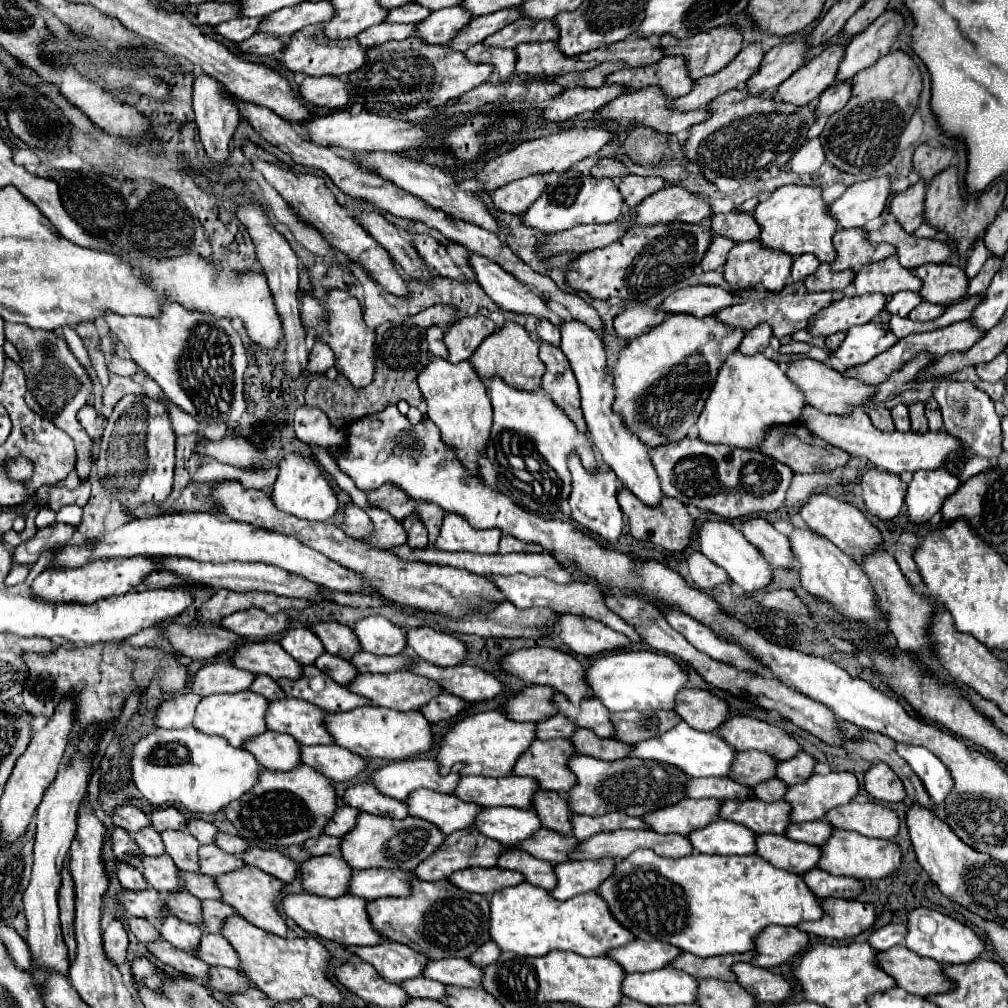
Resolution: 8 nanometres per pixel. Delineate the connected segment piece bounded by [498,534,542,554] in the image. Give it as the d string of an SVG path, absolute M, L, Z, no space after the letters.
M504 534L500 538L500 554L508 554L508 552L542 552L542 548L538 544L528 544L528 542L522 542L514 536L508 536Z

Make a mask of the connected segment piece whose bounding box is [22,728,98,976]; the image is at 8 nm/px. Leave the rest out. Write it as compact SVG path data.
M90 728L88 734L82 738L82 744L76 752L72 752L68 764L64 764L58 774L56 780L50 784L50 788L44 792L44 798L38 806L36 812L36 820L38 820L38 828L36 828L36 842L34 842L34 868L32 868L32 878L30 884L22 896L24 902L24 914L28 920L28 934L26 934L26 942L32 950L34 956L34 964L38 964L40 968L46 970L54 970L60 974L68 976L68 950L66 944L62 940L62 932L60 932L60 920L58 920L58 890L60 890L60 870L64 868L64 860L68 856L70 850L70 842L76 834L76 812L80 806L80 800L86 794L86 786L90 780L90 770L92 768L92 760L90 754L94 752L94 742L88 740L92 738L92 732L96 734L96 728Z

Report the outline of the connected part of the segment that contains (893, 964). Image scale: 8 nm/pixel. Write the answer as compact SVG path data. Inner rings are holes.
M904 946L880 952L876 962L896 980L900 988L918 996L944 994L956 988L956 982L944 976L944 970L936 960L916 956L916 952L910 952Z

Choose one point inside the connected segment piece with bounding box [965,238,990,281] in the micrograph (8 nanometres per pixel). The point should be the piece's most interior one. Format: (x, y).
(979, 253)

